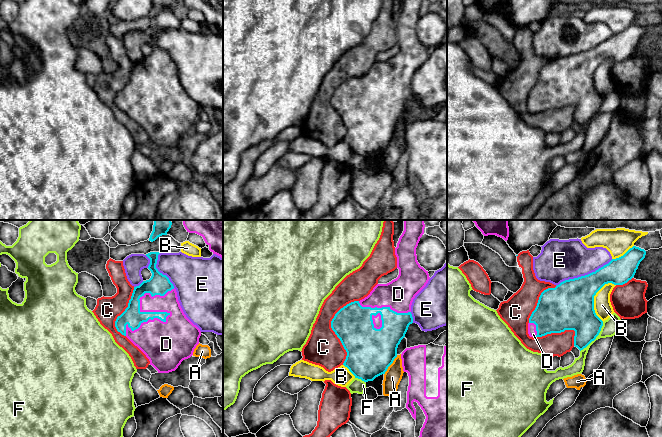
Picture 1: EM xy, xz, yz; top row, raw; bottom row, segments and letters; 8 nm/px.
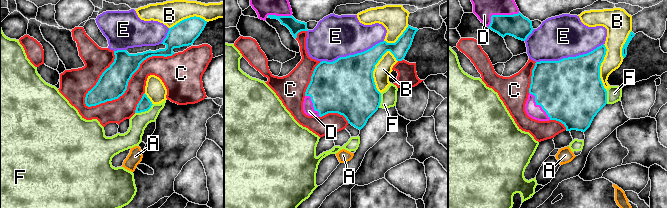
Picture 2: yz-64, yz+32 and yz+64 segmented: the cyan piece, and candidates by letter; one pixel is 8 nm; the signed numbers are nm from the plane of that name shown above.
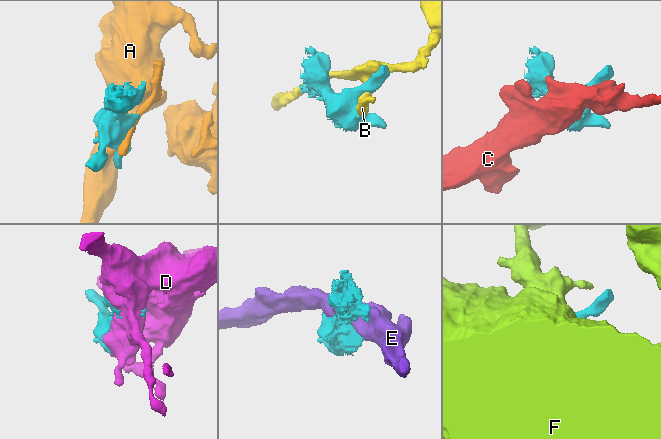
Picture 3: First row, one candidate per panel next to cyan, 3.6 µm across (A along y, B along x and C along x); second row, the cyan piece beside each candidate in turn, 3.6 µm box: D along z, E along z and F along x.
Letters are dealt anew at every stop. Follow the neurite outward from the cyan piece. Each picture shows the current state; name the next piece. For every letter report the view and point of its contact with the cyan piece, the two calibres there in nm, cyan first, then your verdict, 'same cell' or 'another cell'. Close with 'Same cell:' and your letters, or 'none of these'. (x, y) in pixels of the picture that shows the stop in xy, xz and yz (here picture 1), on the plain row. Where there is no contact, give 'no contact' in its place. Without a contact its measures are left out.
A: meets cyan in xz at (390, 140); 380 nm thick on the cyan side, 140 nm on the other; another cell
B: meets cyan in yz at (593, 76); 380 nm thick on the cyan side, 140 nm on the other; another cell
C: meets cyan in xz at (331, 103); 320 nm thick on the cyan side, 280 nm on the other; another cell
D: meets cyan in xy at (158, 88); 170 nm thick on the cyan side, 340 nm on the other; same cell
E: meets cyan in yz at (585, 51); 360 nm thick on the cyan side, 320 nm on the other; another cell
F: meets cyan in yz at (595, 114); 280 nm thick on the cyan side, 140 nm on the other; another cell
Same cell: D

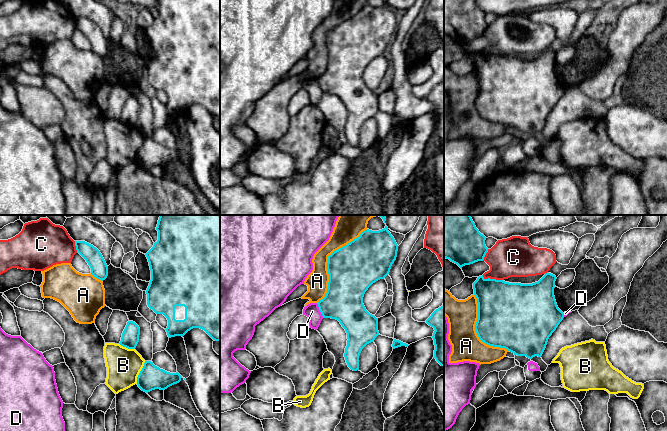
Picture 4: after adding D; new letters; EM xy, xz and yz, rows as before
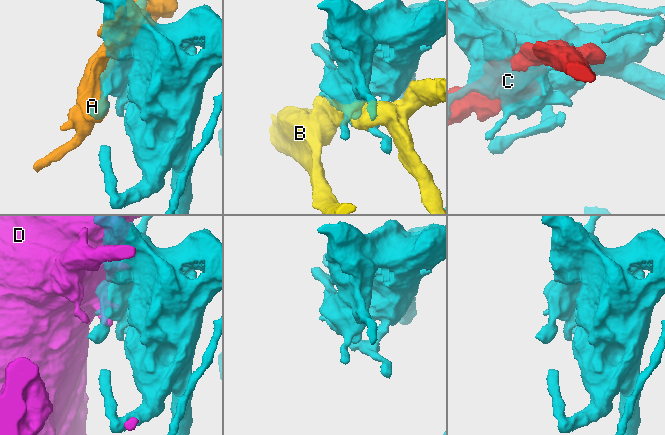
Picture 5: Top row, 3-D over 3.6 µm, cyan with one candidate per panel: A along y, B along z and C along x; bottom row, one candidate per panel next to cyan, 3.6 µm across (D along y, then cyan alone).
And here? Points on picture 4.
A: meets cyan in xz at (328, 36); 400 nm thick on the cyan side, 180 nm on the other; another cell
B: meets cyan in xy at (140, 148); 200 nm thick on the cyan side, 280 nm on the other; another cell
C: meets cyan in yz at (492, 55); 420 nm thick on the cyan side, 320 nm on the other; another cell
D: meets cyan in xz at (319, 85); 300 nm thick on the cyan side, 120 nm on the other; another cell
Same cell: none of these

